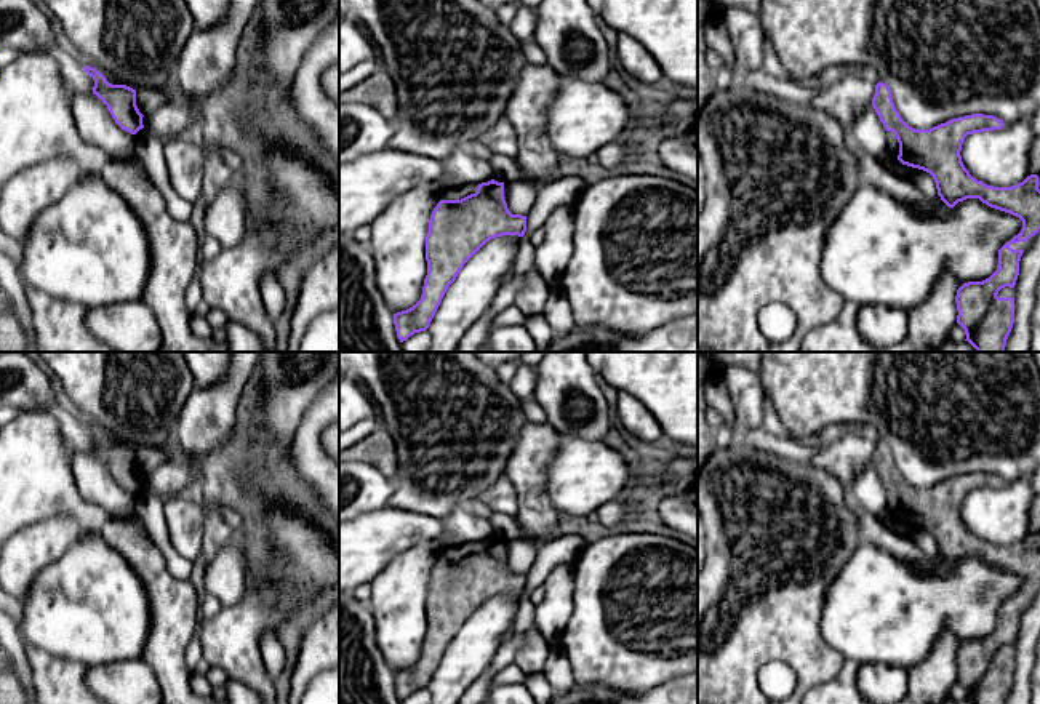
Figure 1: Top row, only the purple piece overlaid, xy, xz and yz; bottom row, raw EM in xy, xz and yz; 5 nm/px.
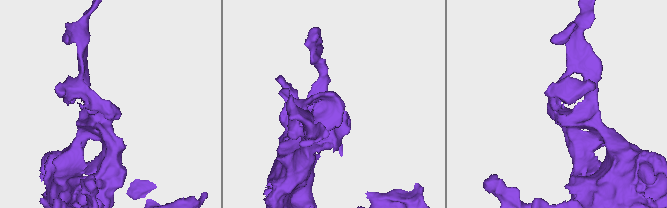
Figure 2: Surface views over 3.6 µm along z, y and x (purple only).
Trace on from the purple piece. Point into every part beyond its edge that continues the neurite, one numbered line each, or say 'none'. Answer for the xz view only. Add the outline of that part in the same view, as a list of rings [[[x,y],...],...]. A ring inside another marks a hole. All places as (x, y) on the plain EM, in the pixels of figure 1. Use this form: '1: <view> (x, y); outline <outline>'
1: xz (460, 551); outline [[[464,542],[459,546],[453,546],[453,547],[443,547],[443,550],[440,552],[440,558],[461,558],[470,552],[477,550],[478,542]]]

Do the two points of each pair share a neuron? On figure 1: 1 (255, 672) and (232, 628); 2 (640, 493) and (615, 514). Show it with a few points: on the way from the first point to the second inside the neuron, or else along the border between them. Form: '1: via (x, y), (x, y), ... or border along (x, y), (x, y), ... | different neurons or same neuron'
1: via (244, 661), (232, 645), (232, 639) | same neuron
2: via (634, 498), (621, 508) | same neuron

